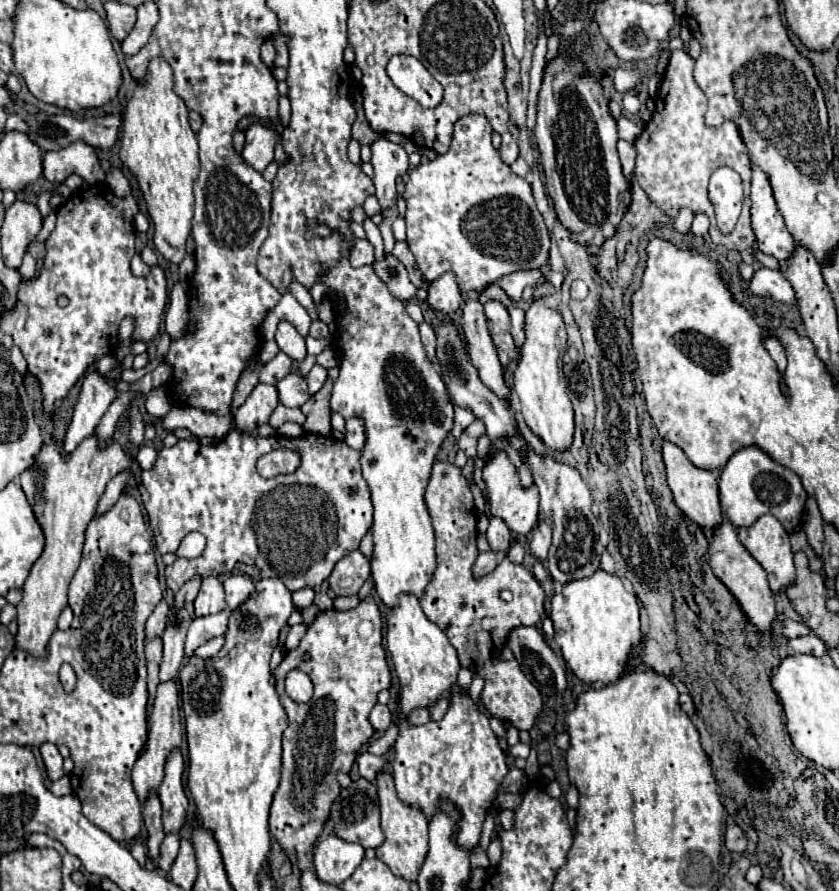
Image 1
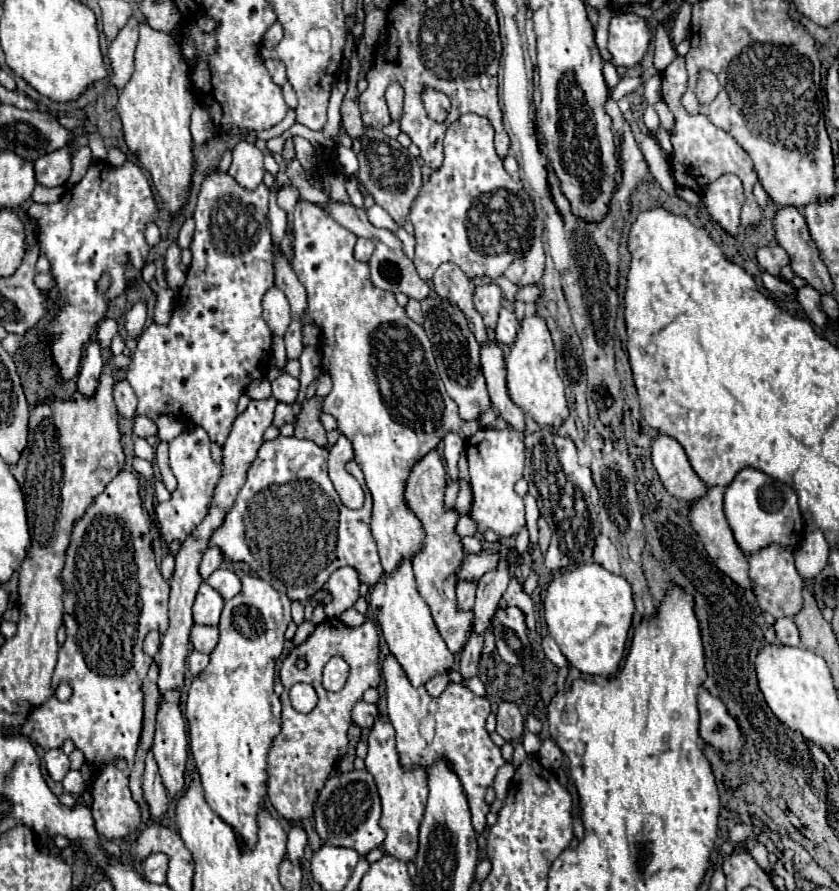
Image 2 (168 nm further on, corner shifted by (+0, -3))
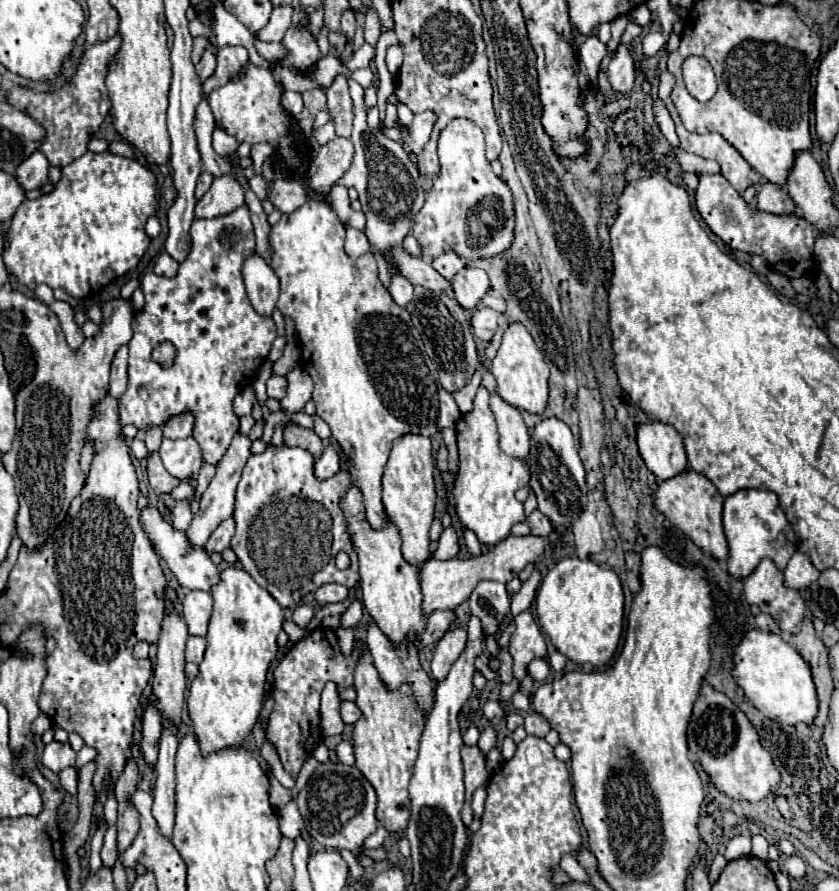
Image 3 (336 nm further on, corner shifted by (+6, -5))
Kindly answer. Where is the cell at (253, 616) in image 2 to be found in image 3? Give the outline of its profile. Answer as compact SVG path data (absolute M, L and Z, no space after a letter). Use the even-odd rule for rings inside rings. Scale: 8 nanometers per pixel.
M230 567L222 571L220 583L212 589L212 597L212 619L206 635L208 647L204 653L204 661L200 663L200 673L188 689L188 715L192 721L194 735L198 735L202 755L210 755L226 747L242 747L248 741L252 727L256 725L258 715L264 707L266 673L270 663L276 659L276 637L282 631L284 623L284 609L278 605L278 601L240 567Z

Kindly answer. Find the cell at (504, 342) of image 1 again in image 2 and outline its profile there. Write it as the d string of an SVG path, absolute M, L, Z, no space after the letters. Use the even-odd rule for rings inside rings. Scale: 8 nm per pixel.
M488 283L488 285L474 287L474 307L484 317L484 325L488 329L496 325L496 313L500 305L502 305L502 291L498 285Z

